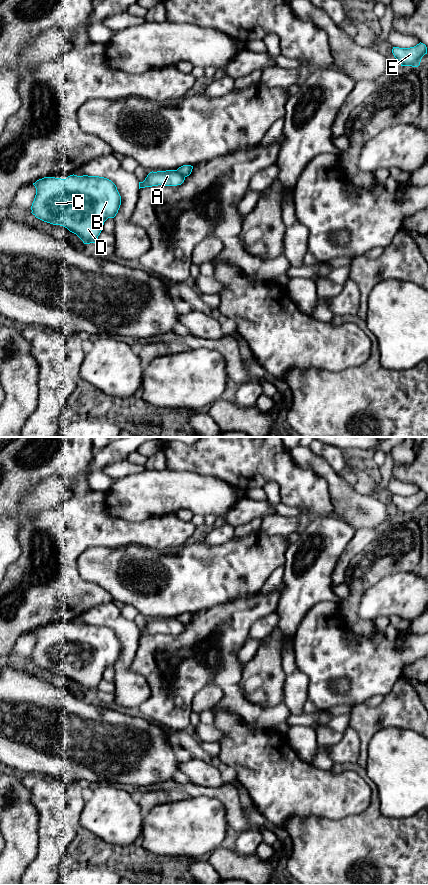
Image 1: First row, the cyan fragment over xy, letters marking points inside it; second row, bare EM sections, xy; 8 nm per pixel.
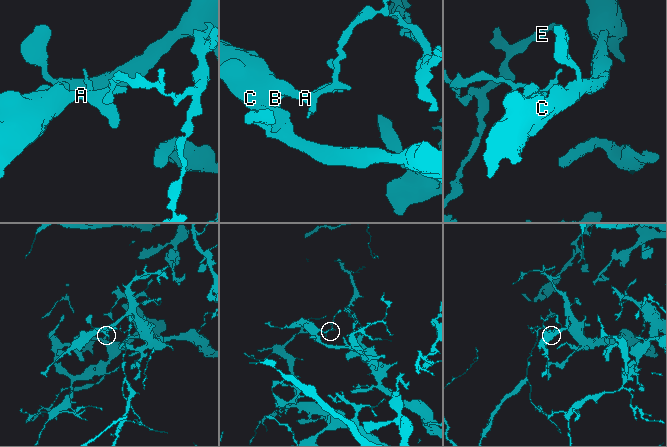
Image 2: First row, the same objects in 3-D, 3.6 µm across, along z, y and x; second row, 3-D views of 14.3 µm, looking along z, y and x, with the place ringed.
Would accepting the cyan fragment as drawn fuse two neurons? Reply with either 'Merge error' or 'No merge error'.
Merge error

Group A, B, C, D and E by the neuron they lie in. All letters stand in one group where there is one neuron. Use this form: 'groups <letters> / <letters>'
groups A B C D / E

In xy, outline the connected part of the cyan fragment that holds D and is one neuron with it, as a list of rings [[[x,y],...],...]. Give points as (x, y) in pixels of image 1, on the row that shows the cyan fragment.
[[[74,174],[66,179],[44,177],[33,185],[36,188],[36,195],[31,213],[44,222],[67,228],[84,244],[97,242],[104,222],[108,218],[114,218],[121,205],[121,196],[116,185],[104,177]]]

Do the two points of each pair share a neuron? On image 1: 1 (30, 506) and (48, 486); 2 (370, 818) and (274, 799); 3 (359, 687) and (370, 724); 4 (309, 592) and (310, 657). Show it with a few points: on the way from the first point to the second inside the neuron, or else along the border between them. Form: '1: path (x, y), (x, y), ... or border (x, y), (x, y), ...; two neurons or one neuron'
1: path (35, 501), (45, 491); one neuron
2: border (371, 800), (369, 805), (359, 813), (330, 819); two neurons
3: border (361, 704), (355, 706); two neurons
4: border (331, 601), (315, 603), (308, 610), (296, 629); two neurons

